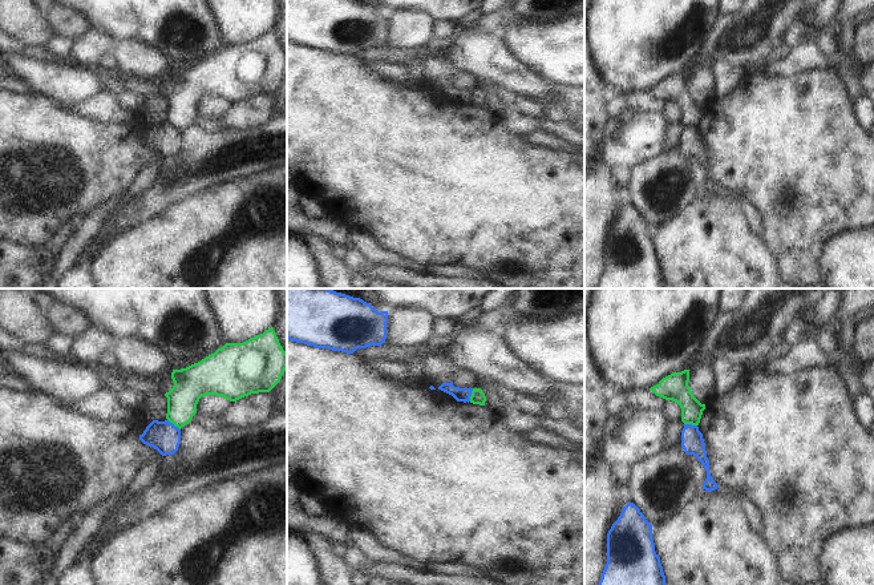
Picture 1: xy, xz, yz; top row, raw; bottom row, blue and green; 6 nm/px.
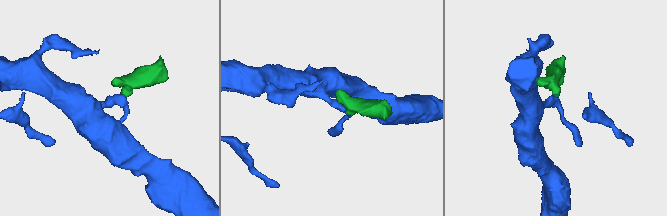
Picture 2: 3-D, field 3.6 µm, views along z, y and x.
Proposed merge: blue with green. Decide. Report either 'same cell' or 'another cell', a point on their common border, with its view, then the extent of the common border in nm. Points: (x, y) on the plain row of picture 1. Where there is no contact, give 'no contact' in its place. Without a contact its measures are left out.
another cell | xy (173, 126) | 100 nm

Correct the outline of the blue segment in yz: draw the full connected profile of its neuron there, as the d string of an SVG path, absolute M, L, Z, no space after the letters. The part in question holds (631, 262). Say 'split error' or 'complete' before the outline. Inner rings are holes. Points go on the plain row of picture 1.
complete; M628 205L607 235L607 266L599 289L665 289L652 227Z

